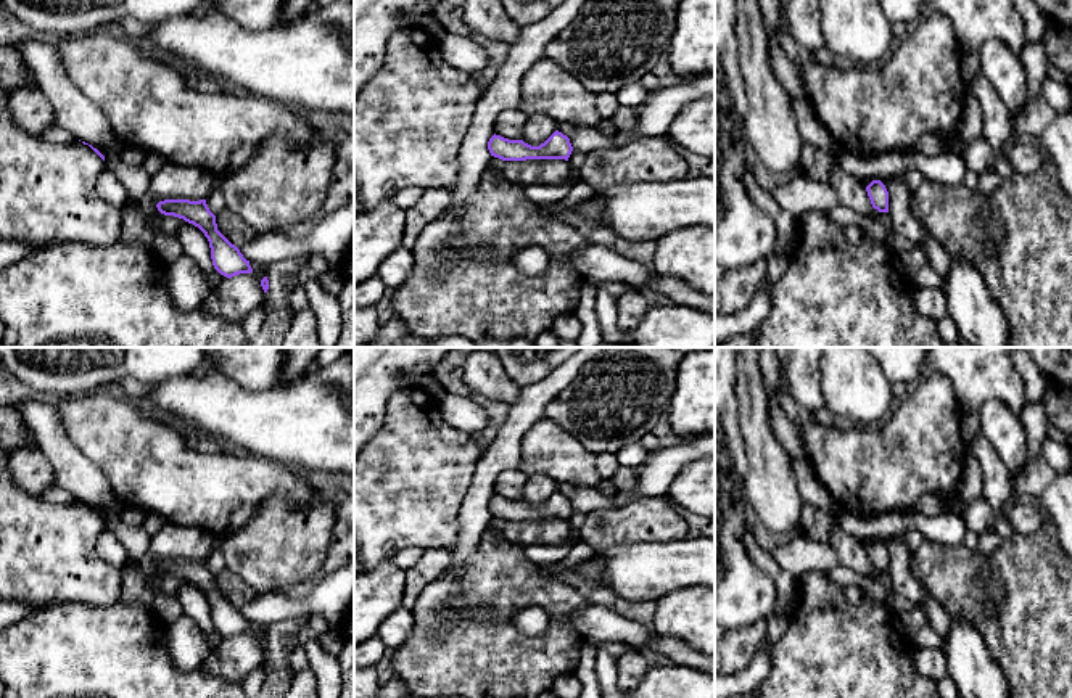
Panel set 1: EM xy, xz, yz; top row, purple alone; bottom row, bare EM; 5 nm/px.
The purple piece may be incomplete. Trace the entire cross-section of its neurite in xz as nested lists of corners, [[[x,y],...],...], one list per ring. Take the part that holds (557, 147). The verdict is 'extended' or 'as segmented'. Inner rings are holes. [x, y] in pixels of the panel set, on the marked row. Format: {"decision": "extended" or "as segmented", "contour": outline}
{"decision": "as segmented", "contour": [[[555,130],[539,146],[531,146],[523,140],[509,140],[501,135],[493,135],[488,142],[491,156],[502,161],[526,161],[526,159],[565,159],[568,161],[573,146],[570,138]]]}

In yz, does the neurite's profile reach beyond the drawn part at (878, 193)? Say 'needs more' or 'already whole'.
already whole

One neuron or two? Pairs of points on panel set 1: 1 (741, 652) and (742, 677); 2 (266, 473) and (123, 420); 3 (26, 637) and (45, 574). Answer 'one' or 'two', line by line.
1: two
2: one
3: two

